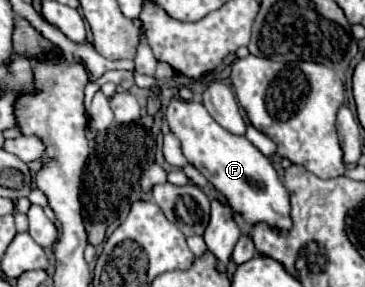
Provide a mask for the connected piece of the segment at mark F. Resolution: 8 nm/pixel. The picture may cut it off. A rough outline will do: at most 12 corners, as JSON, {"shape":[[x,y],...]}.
{"shape":[[196,101],[166,119],[244,223],[292,229],[270,159]]}

